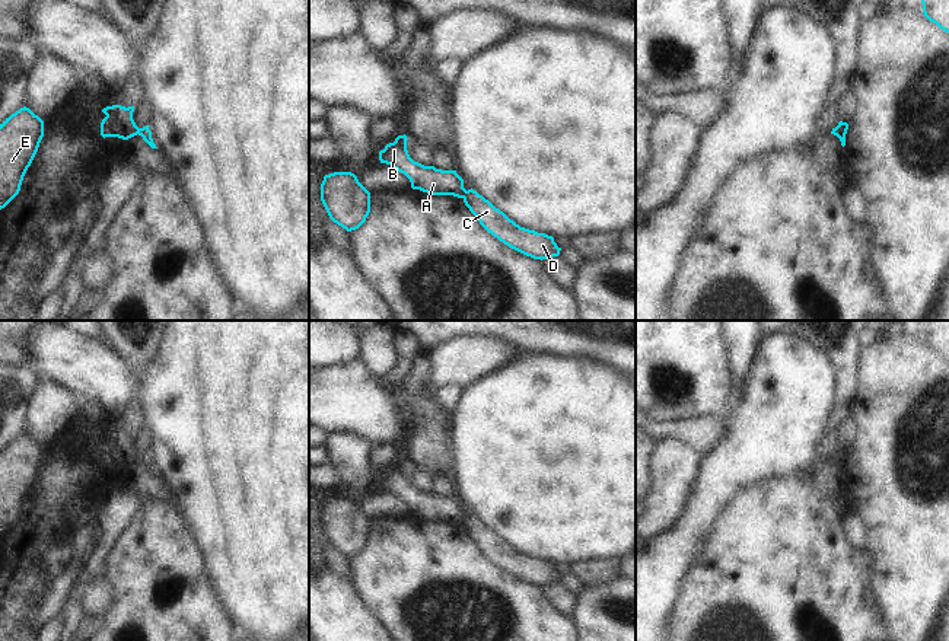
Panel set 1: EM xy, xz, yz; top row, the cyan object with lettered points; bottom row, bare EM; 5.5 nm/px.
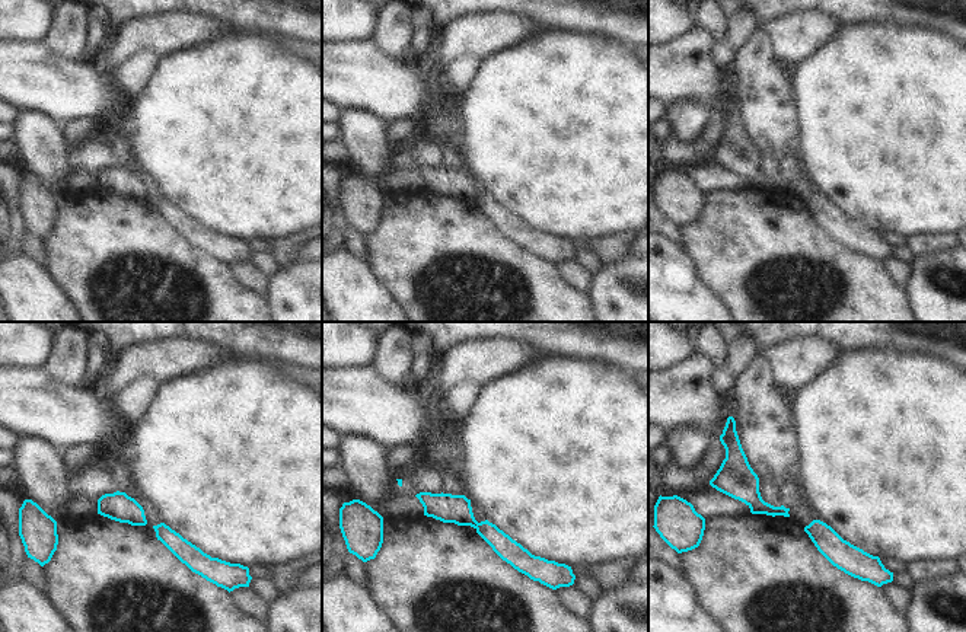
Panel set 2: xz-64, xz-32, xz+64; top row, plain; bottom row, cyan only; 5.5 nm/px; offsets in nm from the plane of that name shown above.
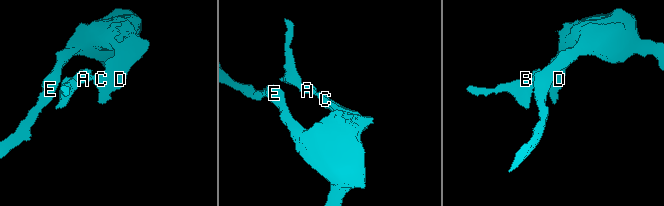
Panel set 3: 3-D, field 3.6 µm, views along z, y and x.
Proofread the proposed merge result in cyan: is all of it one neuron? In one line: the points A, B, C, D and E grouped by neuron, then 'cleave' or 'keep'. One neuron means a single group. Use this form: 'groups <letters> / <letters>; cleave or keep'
groups A B / C D E; cleave

